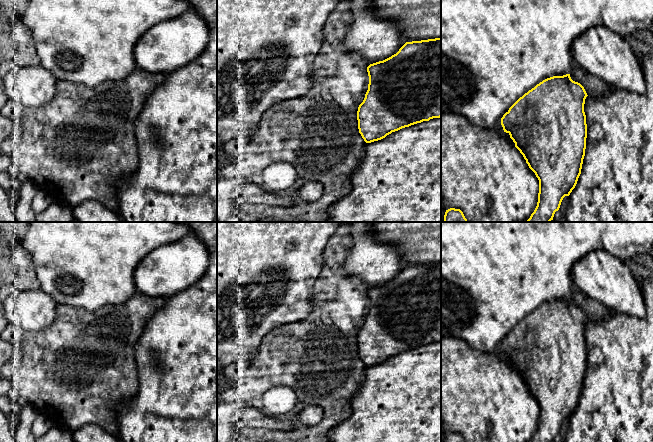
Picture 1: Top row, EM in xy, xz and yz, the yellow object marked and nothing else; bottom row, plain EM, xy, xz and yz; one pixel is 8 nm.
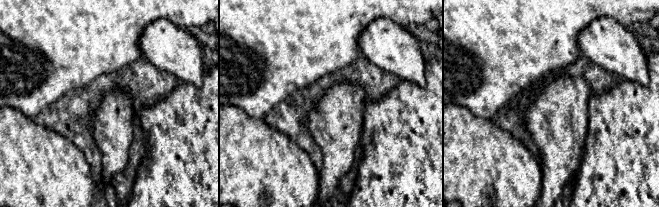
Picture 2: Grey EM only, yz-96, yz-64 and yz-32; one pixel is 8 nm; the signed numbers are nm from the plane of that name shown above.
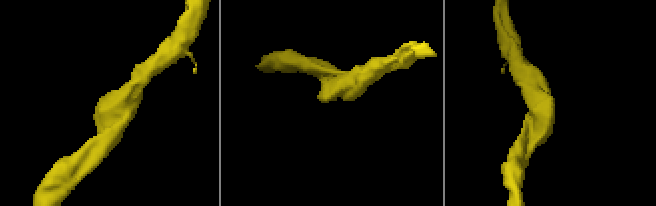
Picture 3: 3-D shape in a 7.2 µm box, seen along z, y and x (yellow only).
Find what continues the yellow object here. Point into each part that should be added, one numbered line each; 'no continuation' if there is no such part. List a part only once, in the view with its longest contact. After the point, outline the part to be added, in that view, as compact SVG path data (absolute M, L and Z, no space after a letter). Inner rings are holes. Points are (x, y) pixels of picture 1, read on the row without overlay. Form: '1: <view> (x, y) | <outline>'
no continuation

